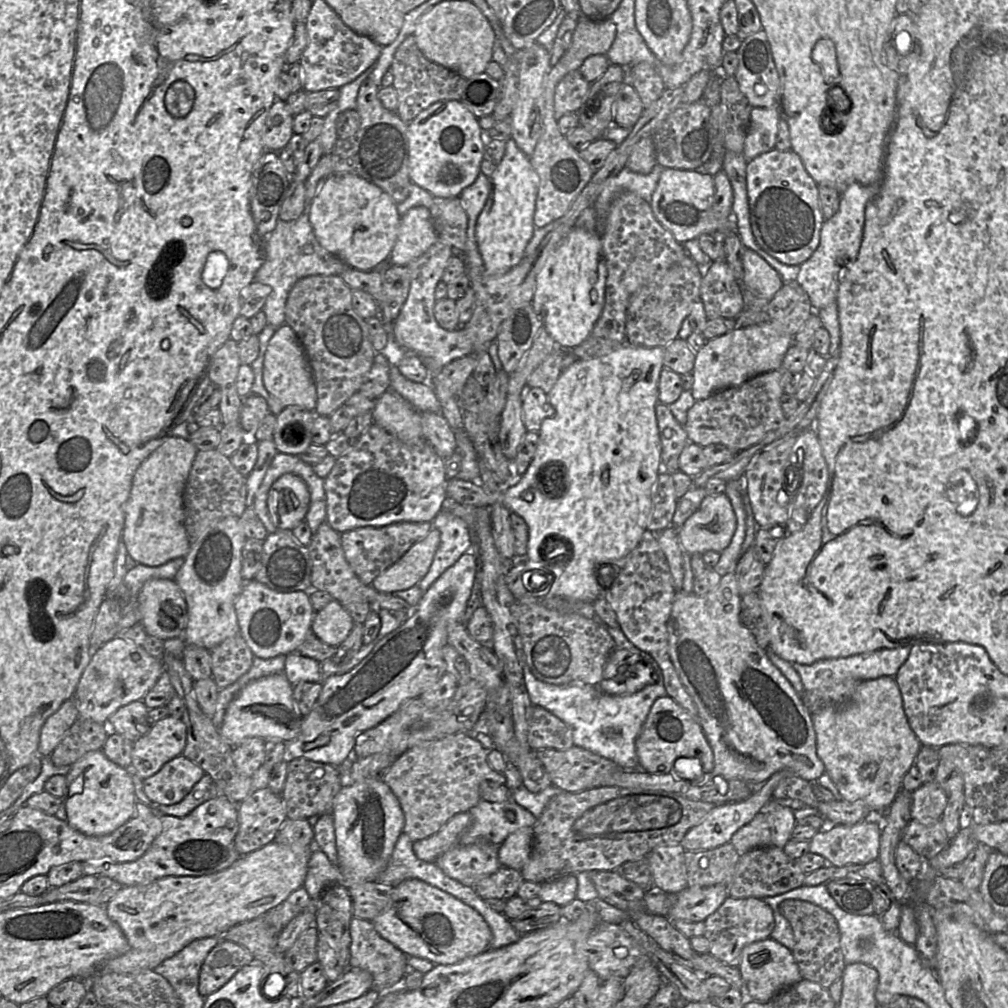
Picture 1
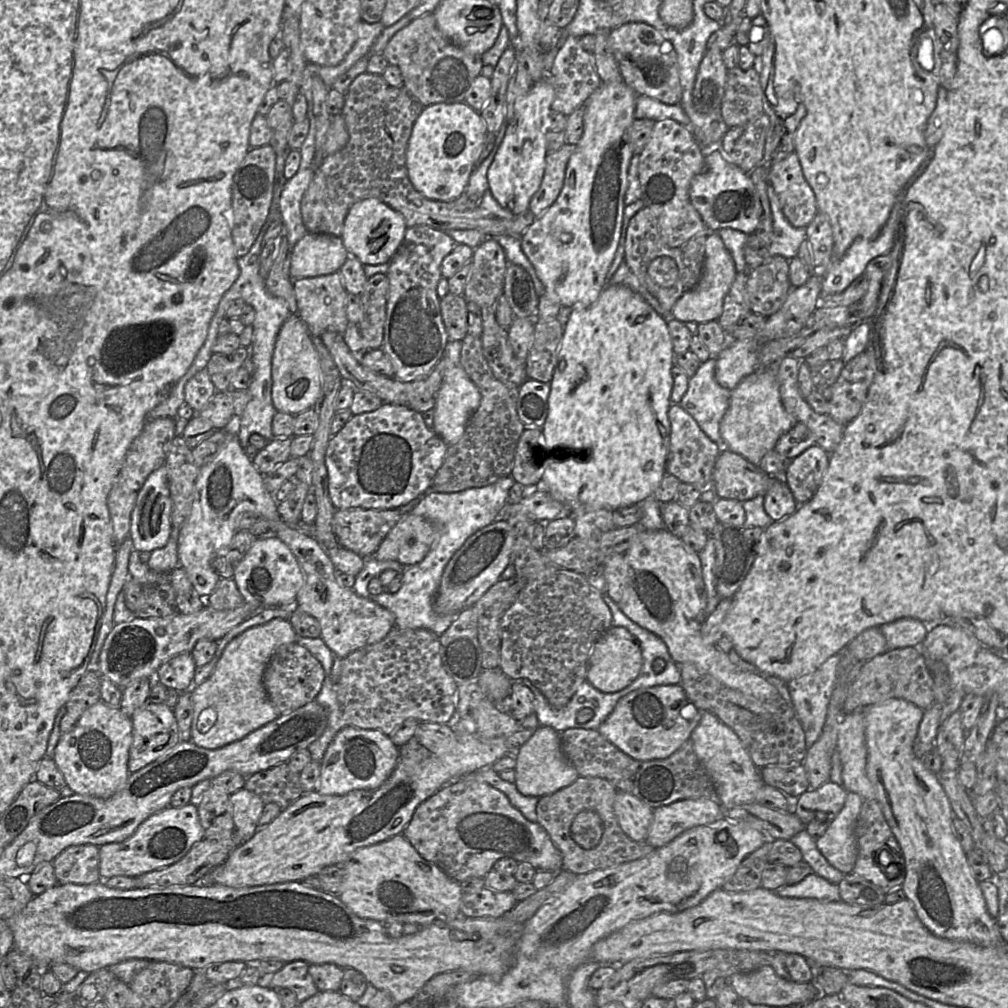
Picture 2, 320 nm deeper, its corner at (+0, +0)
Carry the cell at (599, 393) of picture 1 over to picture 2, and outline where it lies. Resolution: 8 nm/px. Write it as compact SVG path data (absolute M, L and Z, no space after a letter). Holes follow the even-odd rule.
M607 284L595 303L586 307L572 308L563 330L553 376L549 382L547 416L541 429L541 451L543 453L548 451L549 457L546 456L546 470L543 470L541 479L537 483L538 490L546 491L554 500L565 506L587 505L593 509L608 509L611 511L636 505L652 497L666 473L665 465L670 434L668 410L671 406L670 397L673 388L671 370L674 366L674 360L675 354L665 319L658 315L640 294L629 287ZM551 451L560 451L559 458L555 458L555 453Z

